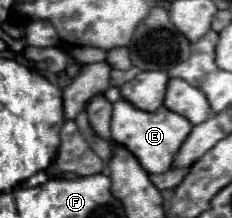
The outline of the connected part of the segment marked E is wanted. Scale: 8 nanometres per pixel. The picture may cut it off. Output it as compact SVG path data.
M119 98L113 106L111 138L115 142L121 142L125 148L129 148L149 174L163 174L173 166L175 154L179 152L181 144L189 136L191 128L193 128L193 124L187 118L183 118L181 114L175 114L171 110L165 110L163 106L155 112L143 112L143 110L137 110L135 106L131 106L129 102L125 102L123 98Z

